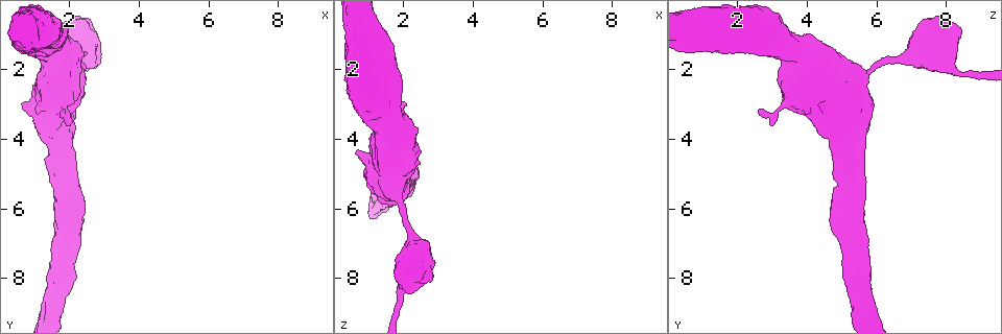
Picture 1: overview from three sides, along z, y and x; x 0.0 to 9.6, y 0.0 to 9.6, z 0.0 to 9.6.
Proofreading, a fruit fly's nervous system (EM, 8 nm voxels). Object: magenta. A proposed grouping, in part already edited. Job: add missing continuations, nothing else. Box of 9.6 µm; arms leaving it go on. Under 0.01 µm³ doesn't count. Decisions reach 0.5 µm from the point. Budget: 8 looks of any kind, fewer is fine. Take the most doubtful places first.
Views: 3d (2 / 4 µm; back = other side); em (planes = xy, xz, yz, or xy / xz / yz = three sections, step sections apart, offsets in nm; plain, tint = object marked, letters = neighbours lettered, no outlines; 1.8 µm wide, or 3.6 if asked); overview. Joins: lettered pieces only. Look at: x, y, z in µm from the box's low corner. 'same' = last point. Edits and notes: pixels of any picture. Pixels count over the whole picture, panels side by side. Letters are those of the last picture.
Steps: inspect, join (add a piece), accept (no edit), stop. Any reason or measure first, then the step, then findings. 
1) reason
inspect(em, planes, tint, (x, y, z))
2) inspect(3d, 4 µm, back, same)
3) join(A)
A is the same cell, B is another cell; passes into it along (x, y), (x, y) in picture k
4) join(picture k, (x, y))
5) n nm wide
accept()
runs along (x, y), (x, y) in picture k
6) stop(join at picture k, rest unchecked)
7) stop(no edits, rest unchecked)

thick end
inspect(em, 3.6 µm, yz, step 8, tint, (1.85, 0.70, 7.85))

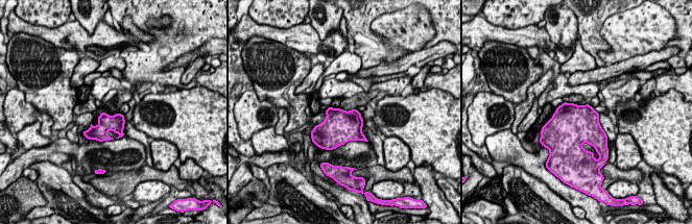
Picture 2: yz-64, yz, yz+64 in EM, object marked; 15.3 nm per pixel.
cut it another way
inspect(em, 3.6 µm, planes, letters, same)

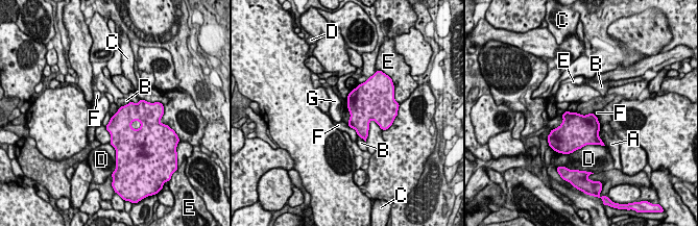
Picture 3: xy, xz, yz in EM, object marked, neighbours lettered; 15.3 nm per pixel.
C touches over 380 nm
accept()
A, B, C, D, E, F and G are other cells; border along (346, 123), (358, 134) in picture 3; no lettered piece goes on from it

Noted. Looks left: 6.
tapers out
inspect(3d, 2 µm, (1.75, 3.20, 2.55))

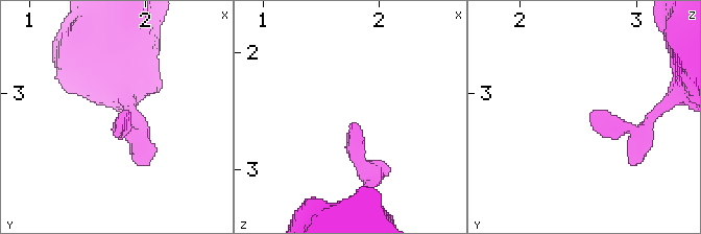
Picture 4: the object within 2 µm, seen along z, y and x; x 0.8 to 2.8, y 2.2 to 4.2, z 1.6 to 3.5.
inspect(em, planes, letters, (1.74, 3.24, 2.60))

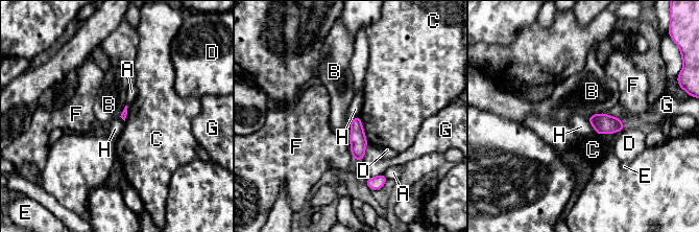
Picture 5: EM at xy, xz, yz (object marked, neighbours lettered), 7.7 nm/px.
accept()
A, B, C, D, E, F, G and H are other cells; border along (605, 112), (592, 114), (586, 118) in picture 5; none of them fits

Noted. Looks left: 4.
sudden change in width
inspect(em, 3.6 µm, xy, step 16, tint, (1.80, 2.20, 5.55))

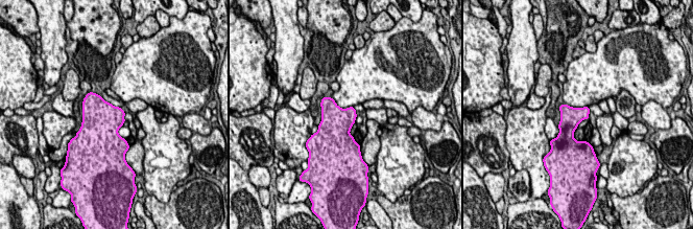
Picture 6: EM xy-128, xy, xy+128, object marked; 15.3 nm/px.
cut it another way
inspect(em, 3.6 µm, planes, letters, same)

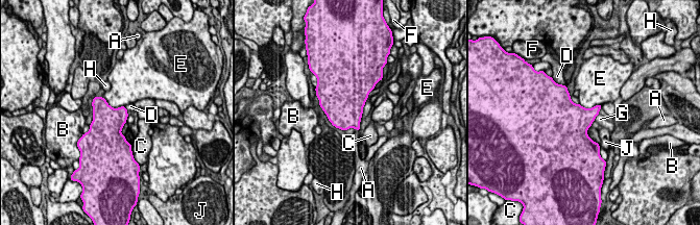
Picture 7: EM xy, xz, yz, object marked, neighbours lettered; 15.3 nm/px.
accept()
A, B, C, D, E, F, G, H and J are other cells; border along (103, 97), (114, 107), (124, 106) in picture 7; none of them fits

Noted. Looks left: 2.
stop(no edits, rest unchecked)

